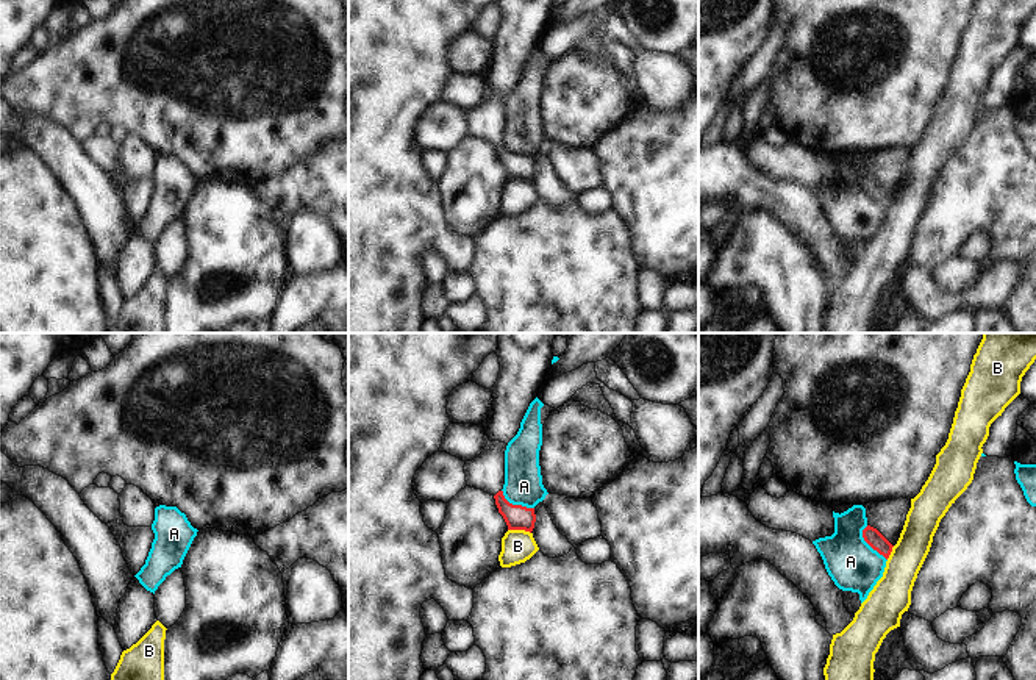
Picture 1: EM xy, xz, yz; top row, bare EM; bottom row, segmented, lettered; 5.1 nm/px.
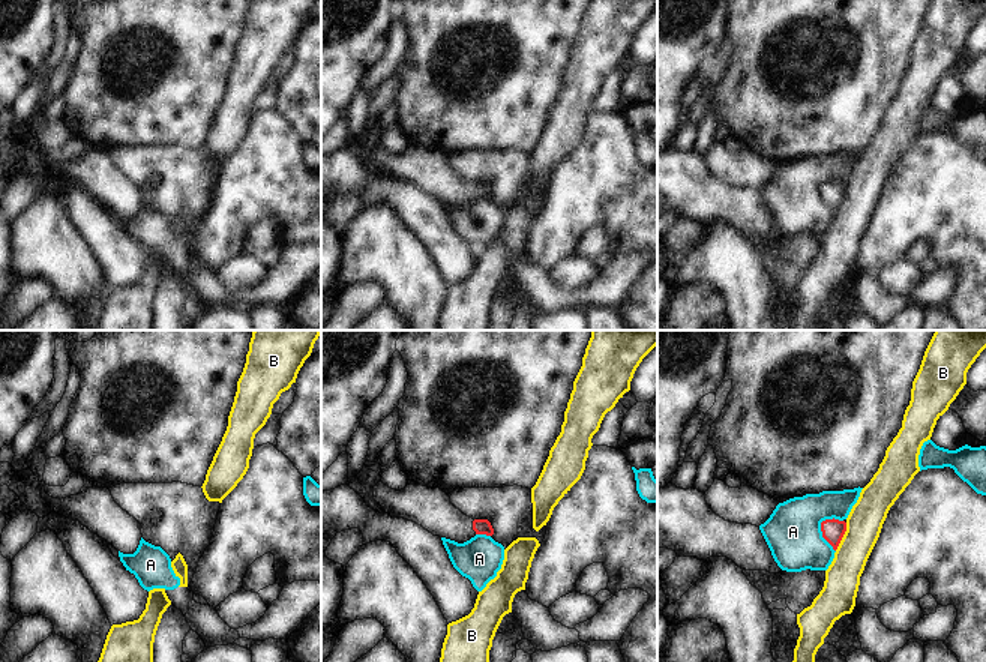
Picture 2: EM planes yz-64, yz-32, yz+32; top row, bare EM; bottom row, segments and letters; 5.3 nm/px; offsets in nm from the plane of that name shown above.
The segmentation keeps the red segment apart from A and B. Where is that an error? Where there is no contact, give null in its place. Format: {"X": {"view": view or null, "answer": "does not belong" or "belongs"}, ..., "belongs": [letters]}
{"A": {"view": "yz", "answer": "does not belong"}, "B": {"view": "xz", "answer": "does not belong"}, "belongs": []}

